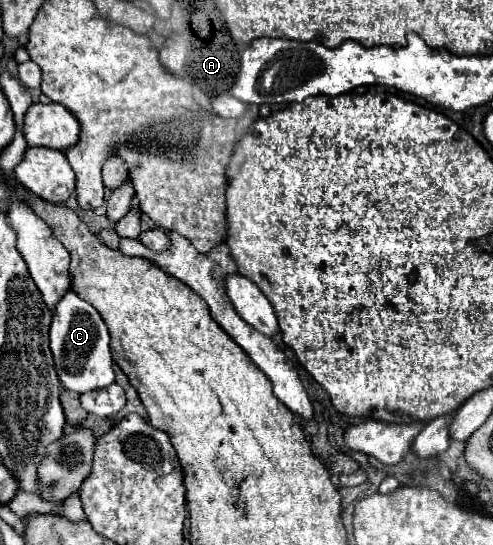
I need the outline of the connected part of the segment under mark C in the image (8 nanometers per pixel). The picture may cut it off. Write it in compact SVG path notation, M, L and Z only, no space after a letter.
M67 292L63 300L59 300L53 322L51 322L51 352L55 358L55 370L61 380L61 384L67 390L99 390L107 388L115 382L113 372L113 360L111 360L111 348L109 348L109 332L99 316L99 312L85 300L81 300L75 292Z

